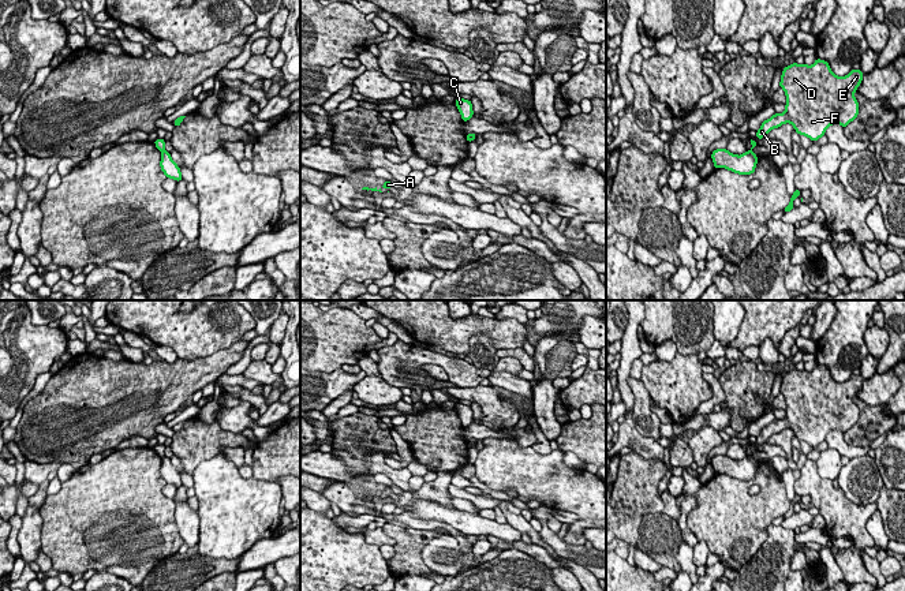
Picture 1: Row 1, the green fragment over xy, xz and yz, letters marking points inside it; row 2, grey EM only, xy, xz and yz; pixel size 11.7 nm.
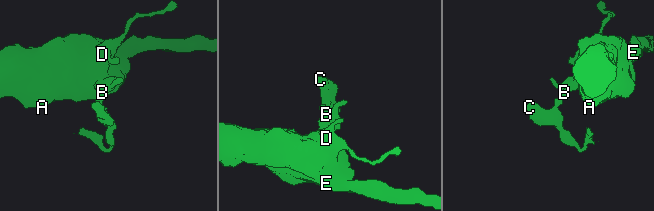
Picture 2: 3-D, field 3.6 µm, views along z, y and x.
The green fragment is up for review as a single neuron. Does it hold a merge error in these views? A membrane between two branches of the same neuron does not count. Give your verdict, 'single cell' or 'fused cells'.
fused cells

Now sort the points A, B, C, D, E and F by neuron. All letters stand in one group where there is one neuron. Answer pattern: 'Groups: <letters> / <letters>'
Groups: A B D E F / C

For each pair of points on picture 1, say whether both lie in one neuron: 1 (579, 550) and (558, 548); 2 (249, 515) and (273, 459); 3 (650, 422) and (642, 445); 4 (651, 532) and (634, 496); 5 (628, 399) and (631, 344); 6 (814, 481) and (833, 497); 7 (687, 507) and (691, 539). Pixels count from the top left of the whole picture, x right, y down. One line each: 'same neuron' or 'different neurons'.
1: same neuron
2: different neurons
3: different neurons
4: different neurons
5: same neuron
6: same neuron
7: same neuron

